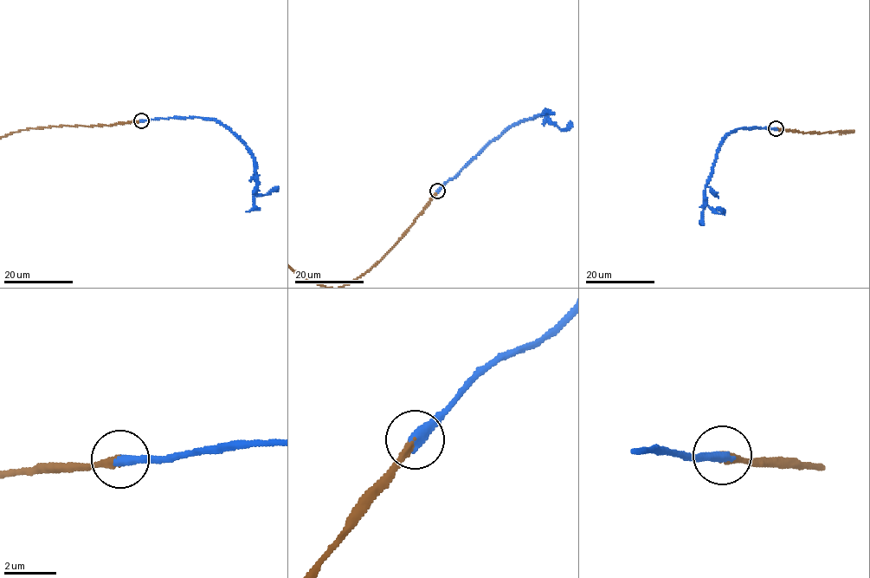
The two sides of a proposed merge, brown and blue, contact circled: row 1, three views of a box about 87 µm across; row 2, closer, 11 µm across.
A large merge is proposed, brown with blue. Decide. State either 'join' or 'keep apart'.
join

